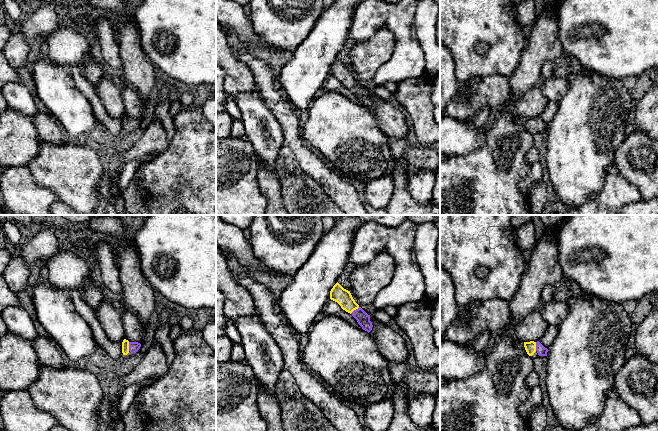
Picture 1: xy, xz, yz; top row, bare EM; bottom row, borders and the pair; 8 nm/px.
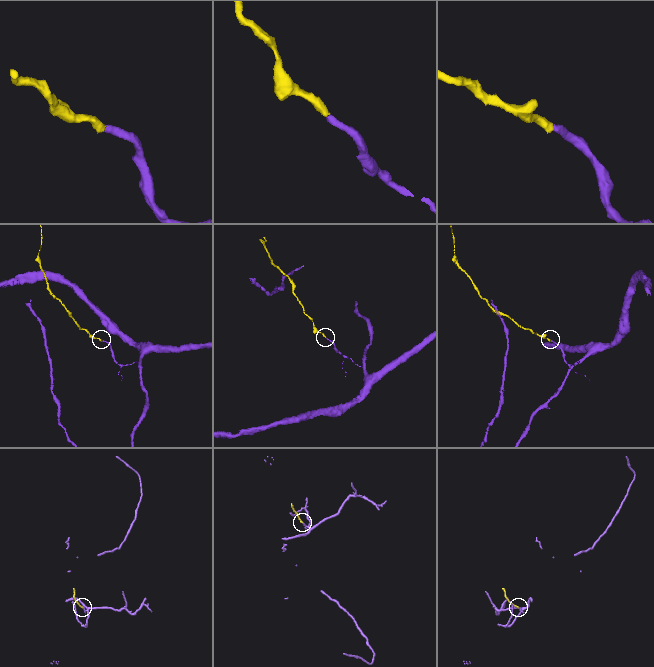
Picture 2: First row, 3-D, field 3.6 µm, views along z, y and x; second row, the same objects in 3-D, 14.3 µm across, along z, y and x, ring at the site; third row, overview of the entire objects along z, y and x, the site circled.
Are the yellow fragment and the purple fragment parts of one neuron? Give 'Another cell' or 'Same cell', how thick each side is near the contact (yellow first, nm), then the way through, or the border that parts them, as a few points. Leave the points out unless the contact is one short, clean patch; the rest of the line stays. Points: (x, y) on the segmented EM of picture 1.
Same cell. Thickness 60 nm (yellow) against 80 nm. Path across: xy (125, 344), (128, 346), (133, 346)

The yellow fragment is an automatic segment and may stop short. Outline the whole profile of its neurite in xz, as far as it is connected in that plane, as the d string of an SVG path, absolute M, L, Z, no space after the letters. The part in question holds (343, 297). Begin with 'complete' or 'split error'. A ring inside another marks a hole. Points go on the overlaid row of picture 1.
split error | M338 282L330 291L330 299L337 302L343 310L350 313L368 333L372 330L372 322L368 315L353 299L350 291L344 289Z

